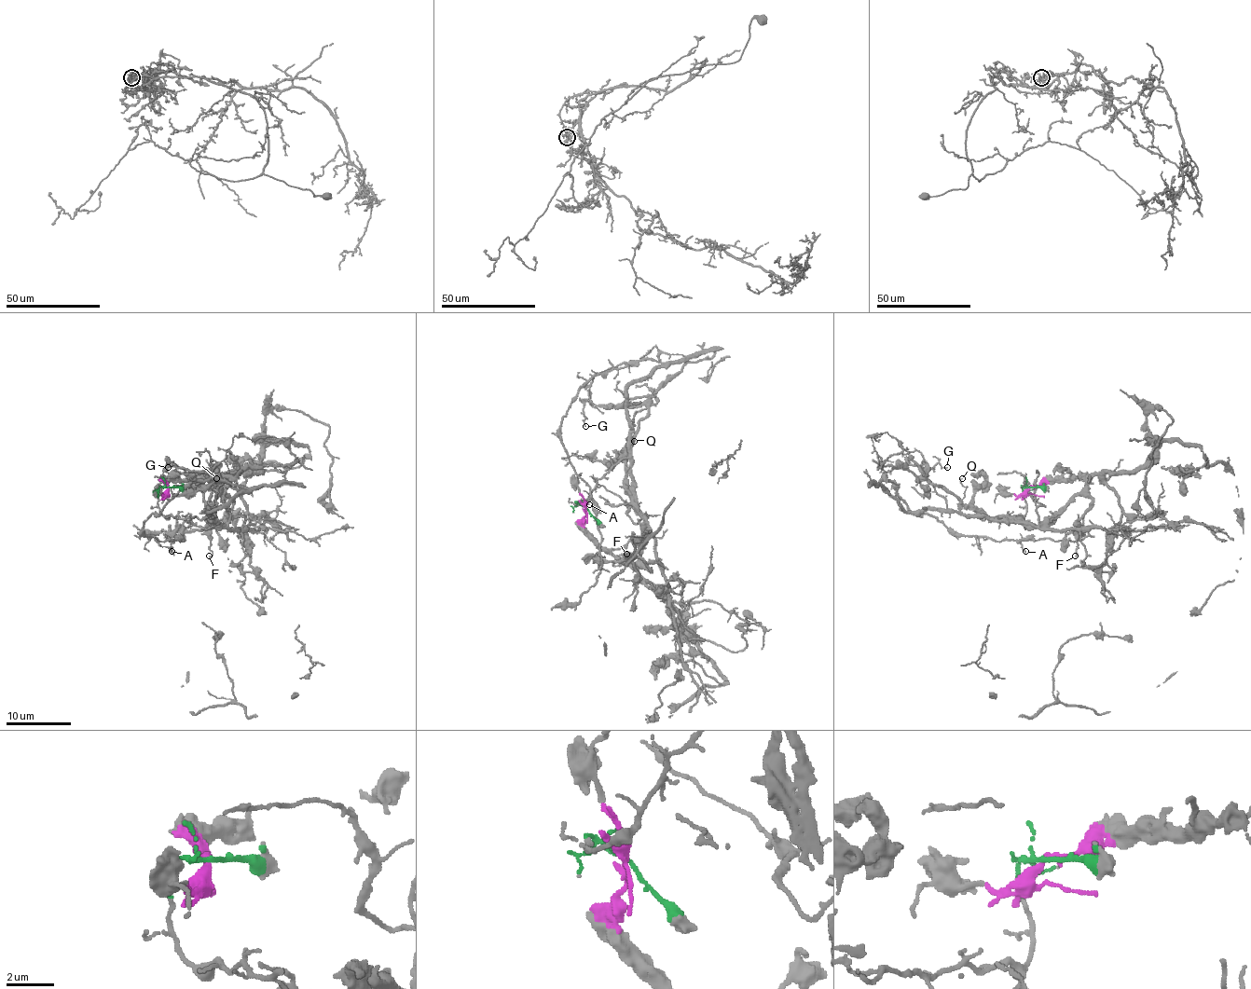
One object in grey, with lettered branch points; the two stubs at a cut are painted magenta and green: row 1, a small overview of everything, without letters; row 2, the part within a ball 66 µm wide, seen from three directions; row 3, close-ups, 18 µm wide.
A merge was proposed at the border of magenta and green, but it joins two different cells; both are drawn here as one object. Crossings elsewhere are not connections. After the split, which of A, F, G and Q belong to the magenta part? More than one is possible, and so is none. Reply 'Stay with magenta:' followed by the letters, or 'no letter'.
Stay with magenta: F

